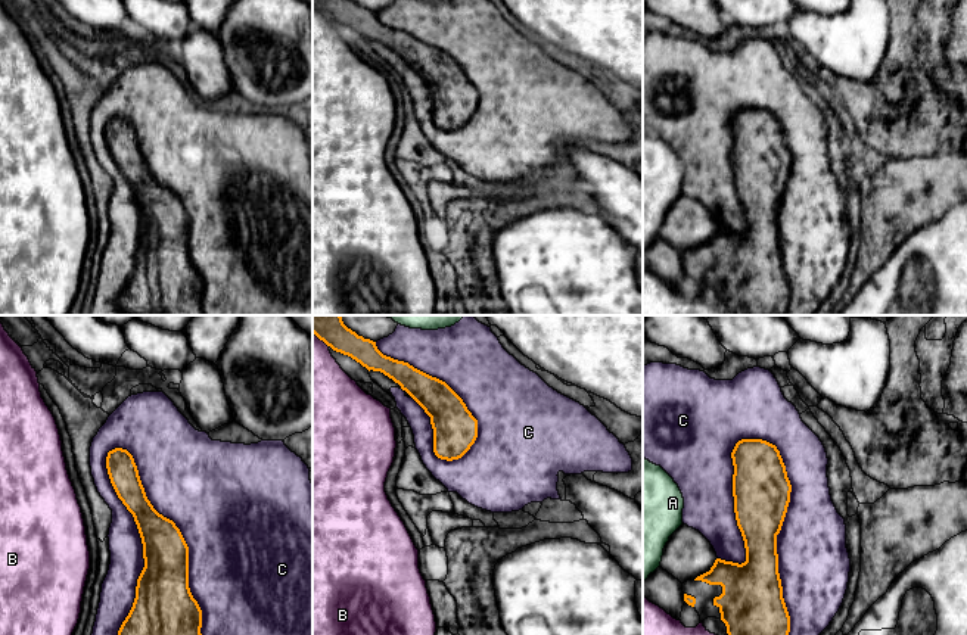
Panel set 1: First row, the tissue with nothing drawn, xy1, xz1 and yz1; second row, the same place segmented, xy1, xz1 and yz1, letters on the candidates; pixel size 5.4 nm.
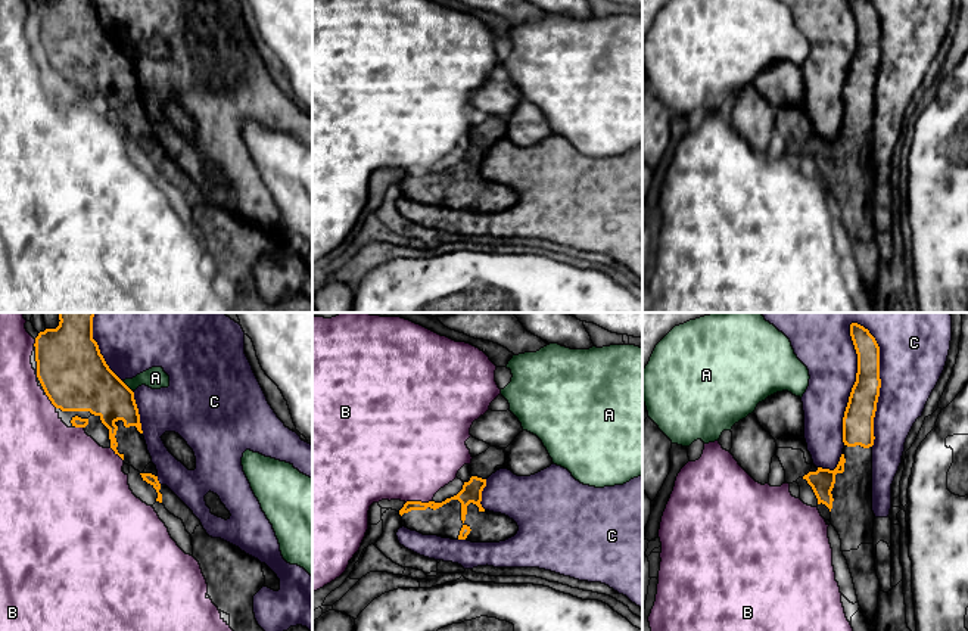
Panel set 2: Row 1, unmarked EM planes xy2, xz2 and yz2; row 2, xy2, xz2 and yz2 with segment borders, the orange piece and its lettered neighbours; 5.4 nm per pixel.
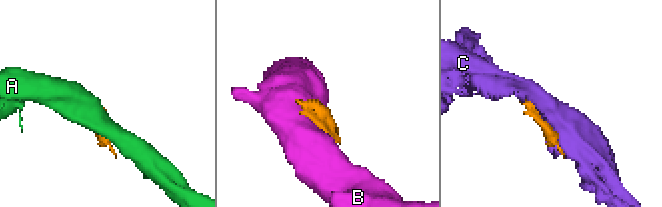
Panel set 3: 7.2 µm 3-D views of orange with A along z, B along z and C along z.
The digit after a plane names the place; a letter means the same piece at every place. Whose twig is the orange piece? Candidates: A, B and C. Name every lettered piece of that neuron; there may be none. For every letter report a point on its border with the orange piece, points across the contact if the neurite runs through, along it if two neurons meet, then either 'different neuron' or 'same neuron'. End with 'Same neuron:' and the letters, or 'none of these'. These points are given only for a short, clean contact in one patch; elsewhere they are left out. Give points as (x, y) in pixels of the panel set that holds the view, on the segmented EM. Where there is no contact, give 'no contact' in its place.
A: xy2 (127, 387) | along xy2 (121, 381), (131, 391) | different neuron
B: xz2 (417, 501) | different neuron
C: xy1 (182, 535) | different neuron
Same neuron: none of these

